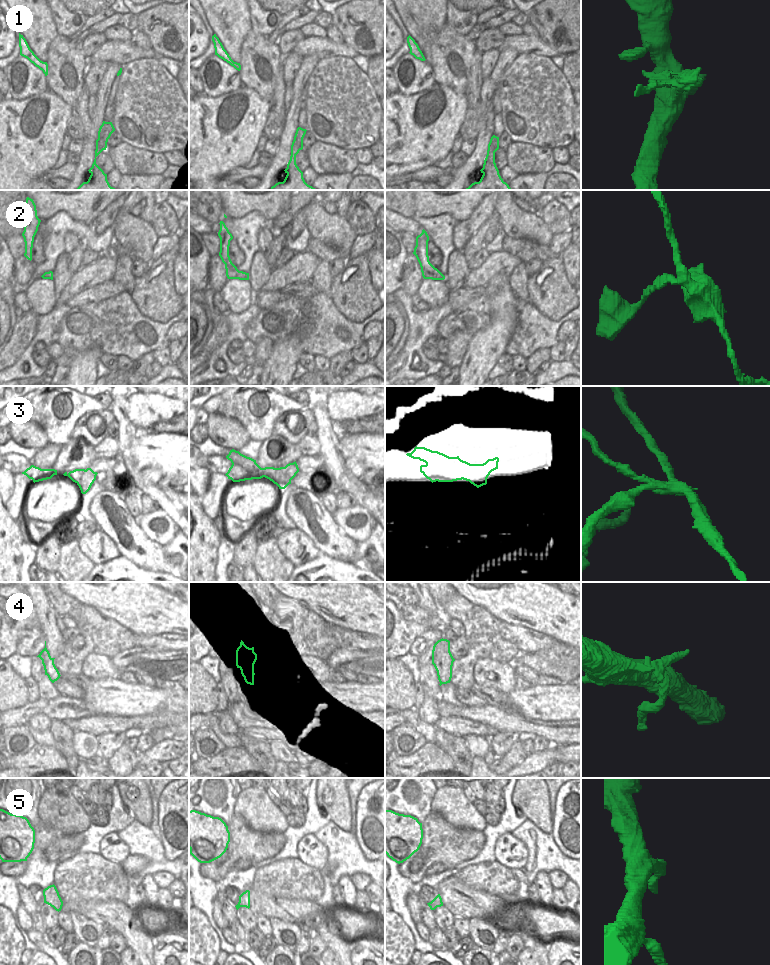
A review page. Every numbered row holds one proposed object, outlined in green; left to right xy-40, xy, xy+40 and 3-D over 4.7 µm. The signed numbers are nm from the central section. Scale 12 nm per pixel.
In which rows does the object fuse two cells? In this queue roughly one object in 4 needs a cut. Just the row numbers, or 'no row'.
1, 3, 4

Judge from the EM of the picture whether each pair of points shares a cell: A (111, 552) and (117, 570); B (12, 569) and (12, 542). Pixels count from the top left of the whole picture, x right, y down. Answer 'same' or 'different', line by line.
A: different
B: same

